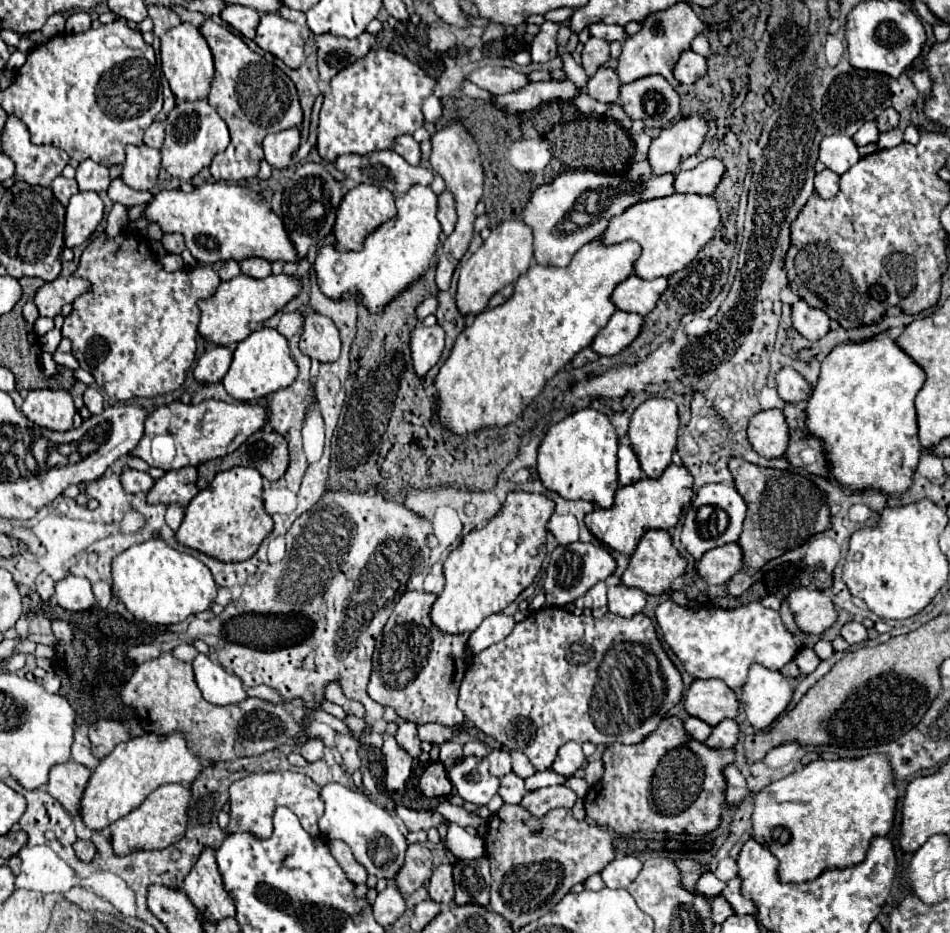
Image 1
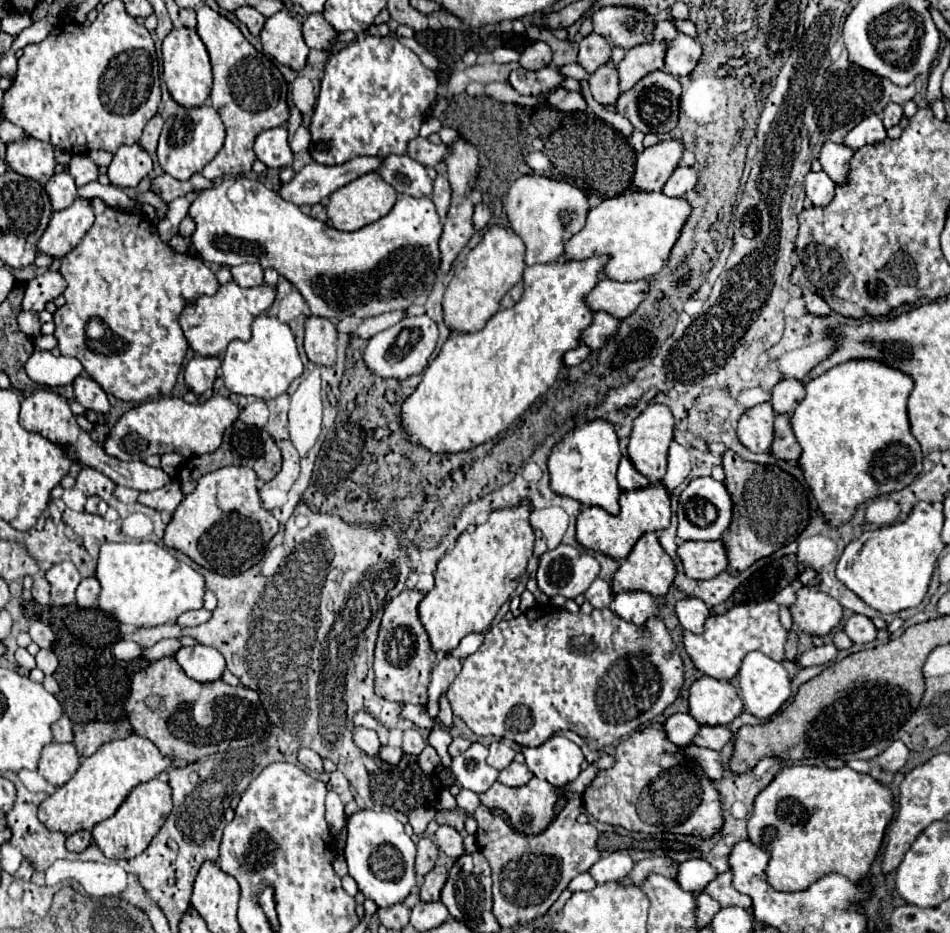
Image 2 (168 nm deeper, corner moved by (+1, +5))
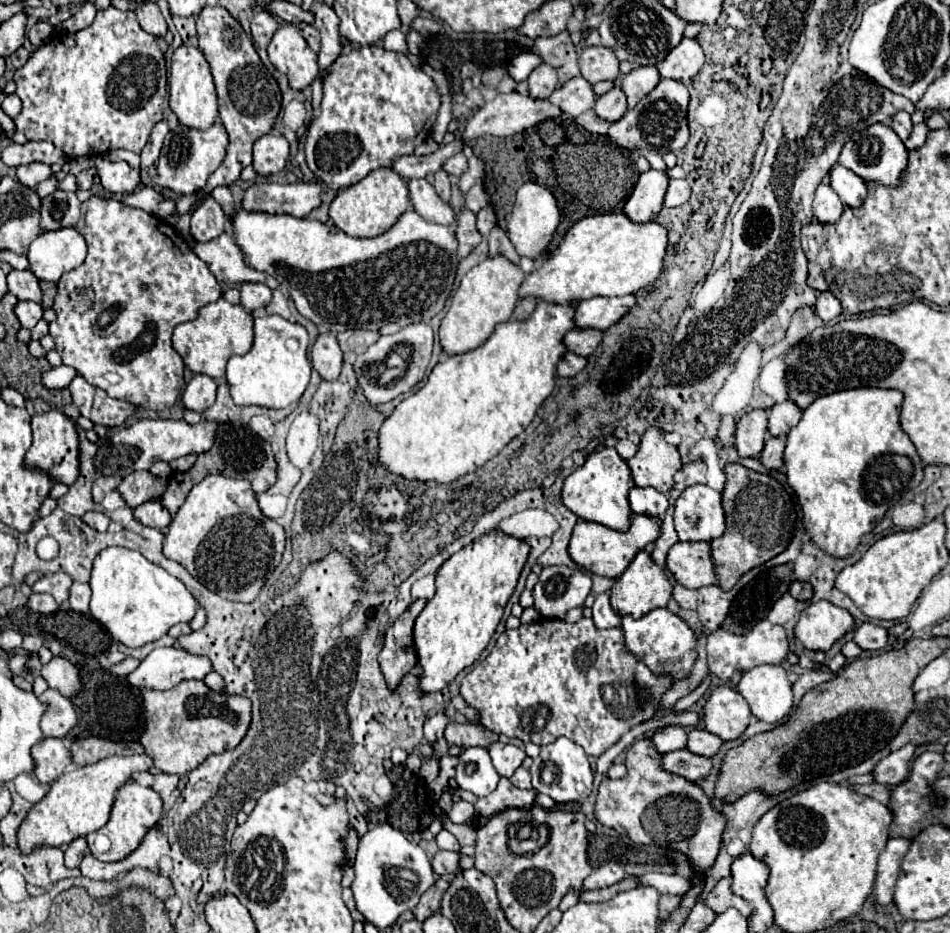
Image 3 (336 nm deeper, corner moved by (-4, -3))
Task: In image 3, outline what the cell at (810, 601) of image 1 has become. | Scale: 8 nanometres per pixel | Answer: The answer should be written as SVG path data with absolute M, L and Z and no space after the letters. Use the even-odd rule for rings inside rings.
M817 601L817 603L811 603L807 605L803 611L801 611L801 617L795 625L795 637L803 643L805 649L809 651L827 651L837 639L841 639L847 631L853 629L853 617L849 615L847 609L841 609L841 607L835 607L833 603L829 601Z

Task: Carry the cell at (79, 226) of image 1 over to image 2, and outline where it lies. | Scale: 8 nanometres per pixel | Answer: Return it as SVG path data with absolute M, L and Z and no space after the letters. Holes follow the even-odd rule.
M76 199L68 209L50 217L48 229L38 239L38 253L60 259L70 253L92 227L94 213L88 199Z

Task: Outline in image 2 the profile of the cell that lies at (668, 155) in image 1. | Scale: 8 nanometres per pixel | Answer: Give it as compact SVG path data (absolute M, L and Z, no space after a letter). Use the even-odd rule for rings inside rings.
M676 139L662 141L654 147L644 149L636 159L636 173L632 181L634 191L660 191L676 169L680 155L682 143Z

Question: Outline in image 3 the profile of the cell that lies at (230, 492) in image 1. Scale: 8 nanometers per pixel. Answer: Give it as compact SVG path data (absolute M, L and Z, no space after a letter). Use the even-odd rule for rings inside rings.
M209 475L191 489L163 541L167 559L181 563L213 593L243 603L257 597L267 577L279 565L283 549L285 531L261 513L249 481L225 475Z

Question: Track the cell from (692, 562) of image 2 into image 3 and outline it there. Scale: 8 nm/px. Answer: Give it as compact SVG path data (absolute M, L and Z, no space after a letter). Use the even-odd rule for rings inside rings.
M703 541L673 545L667 555L667 567L673 577L687 589L707 587L717 581L711 545Z

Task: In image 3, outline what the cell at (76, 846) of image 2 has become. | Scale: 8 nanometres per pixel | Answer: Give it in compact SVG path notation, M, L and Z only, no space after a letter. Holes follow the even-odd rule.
M79 837L75 839L67 851L65 851L65 865L67 867L79 867L79 863L83 861L83 857L89 853L89 845L87 845L87 839L85 837Z

